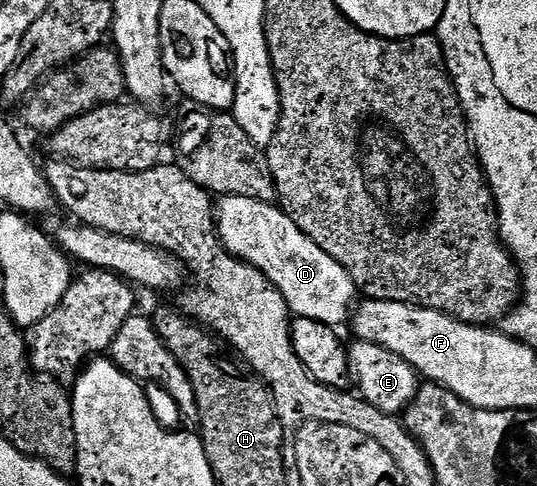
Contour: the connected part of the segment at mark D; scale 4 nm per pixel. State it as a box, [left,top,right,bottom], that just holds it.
[218,195,358,328]

